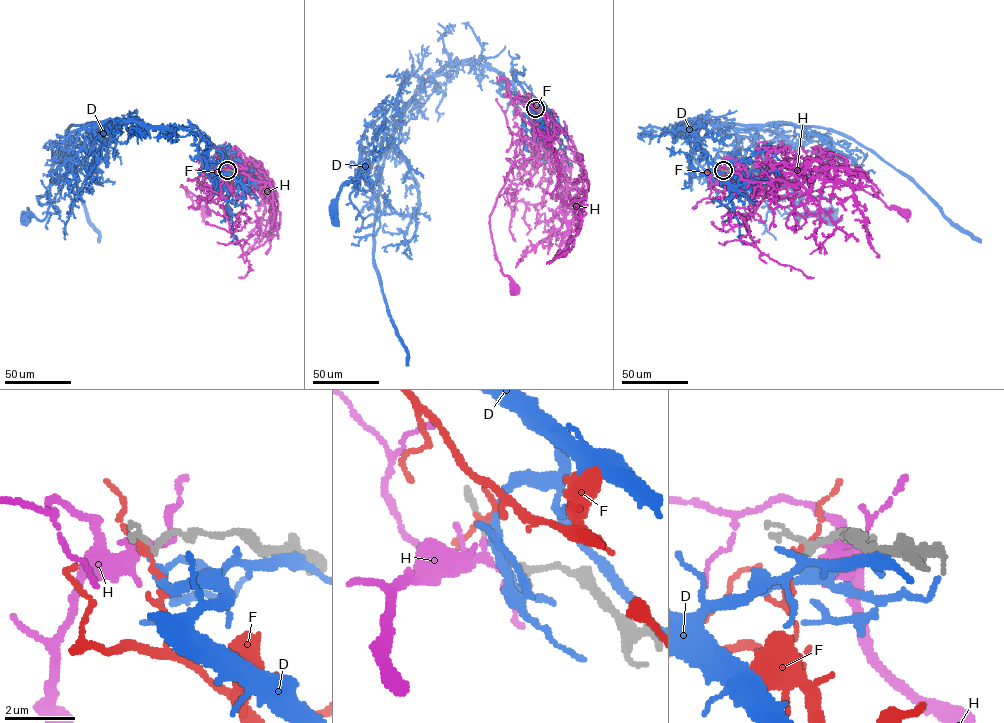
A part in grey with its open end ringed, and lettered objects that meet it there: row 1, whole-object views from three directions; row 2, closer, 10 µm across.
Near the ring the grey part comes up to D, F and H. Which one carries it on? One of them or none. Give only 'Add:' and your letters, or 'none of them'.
Add: H

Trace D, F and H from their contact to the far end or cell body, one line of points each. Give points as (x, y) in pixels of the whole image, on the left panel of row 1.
D: (227, 171), (209, 169), (206, 143), (193, 131), (104, 120), (70, 133), (66, 176), (46, 216), (24, 218)
F: (227, 171), (227, 175), (214, 171)
H: (227, 171), (223, 178), (230, 191), (227, 185), (212, 197), (201, 197), (181, 186), (194, 207), (207, 212)

